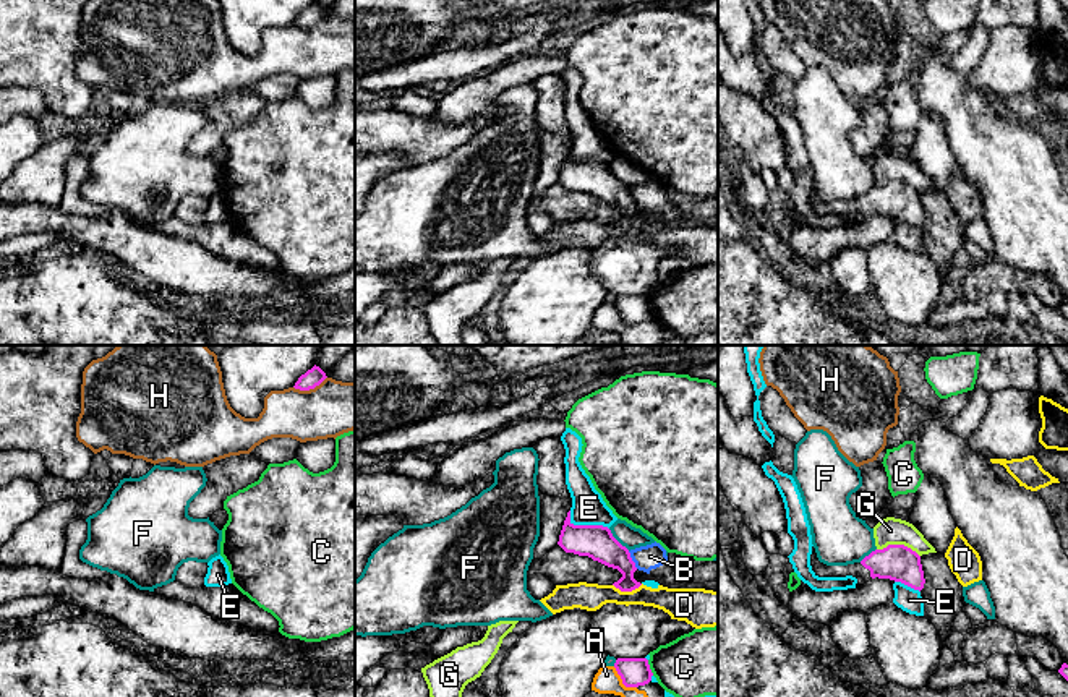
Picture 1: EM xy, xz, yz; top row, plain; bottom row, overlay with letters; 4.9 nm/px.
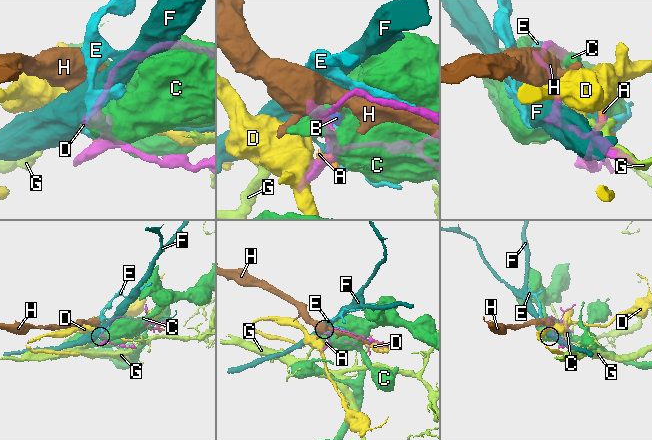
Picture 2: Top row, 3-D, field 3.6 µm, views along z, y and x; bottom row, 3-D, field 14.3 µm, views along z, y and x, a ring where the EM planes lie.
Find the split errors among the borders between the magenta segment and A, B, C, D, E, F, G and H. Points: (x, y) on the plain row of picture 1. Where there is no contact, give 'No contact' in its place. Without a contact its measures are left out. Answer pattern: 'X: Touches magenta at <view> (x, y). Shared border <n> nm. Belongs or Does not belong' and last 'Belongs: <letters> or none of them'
A: Touches magenta at xz (623, 318). Shared border 160 nm. Does not belong
B: Touches magenta at xz (631, 196). Shared border 100 nm. Does not belong
C: Touches magenta at xz (649, 305). Shared border 90 nm. Does not belong
D: Touches magenta at xz (627, 227). Shared border 150 nm. Does not belong
E: Touches magenta at xz (585, 162). Shared border 220 nm. Does not belong
F: Touches magenta at xz (616, 177). Shared border 160 nm. Does not belong
G: Touches magenta at yz (898, 182). Shared border 220 nm. Does not belong
H: Touches magenta at xy (310, 25). Shared border 180 nm. Does not belong
Belongs: none of them

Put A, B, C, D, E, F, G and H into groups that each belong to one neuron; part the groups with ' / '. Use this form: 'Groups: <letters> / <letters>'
Groups: A B / C / D / E / F / G / H

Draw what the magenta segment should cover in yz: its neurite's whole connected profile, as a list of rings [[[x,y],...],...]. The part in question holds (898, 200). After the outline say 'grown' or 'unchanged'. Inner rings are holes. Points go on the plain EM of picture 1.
[[[888,182],[883,186],[872,188],[861,199],[848,203],[827,203],[820,199],[812,183],[810,203],[818,214],[852,212],[857,216],[856,224],[875,214],[901,219],[919,229],[925,220],[921,193],[904,182]]]; grown

